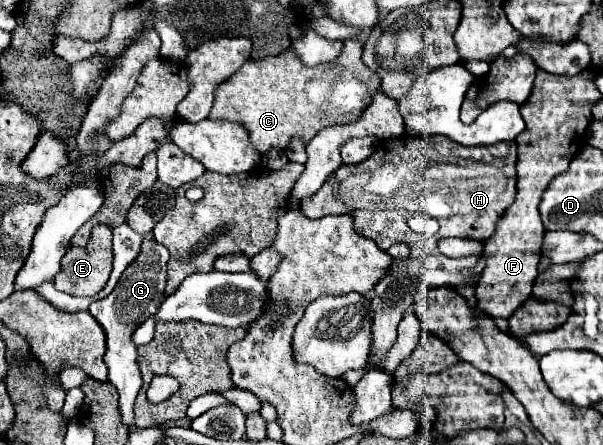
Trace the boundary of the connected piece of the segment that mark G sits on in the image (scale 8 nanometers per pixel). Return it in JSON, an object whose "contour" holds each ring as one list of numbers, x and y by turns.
{"contour":[[146,235,142,241,140,255,134,259,134,263,130,263,130,267,126,267,122,279,118,281,118,287,114,287,114,291,108,297,90,303,90,313,106,331,108,347,106,347,104,363,108,365,108,373,110,373,108,381,114,383,114,387,120,393,122,419,130,429,134,429,134,413,132,413,134,399,142,385,140,369,136,365,136,345,132,343,130,335,142,321,154,315,158,305,162,303,164,285,166,285,166,263,168,263,168,249,160,245,152,235]]}

